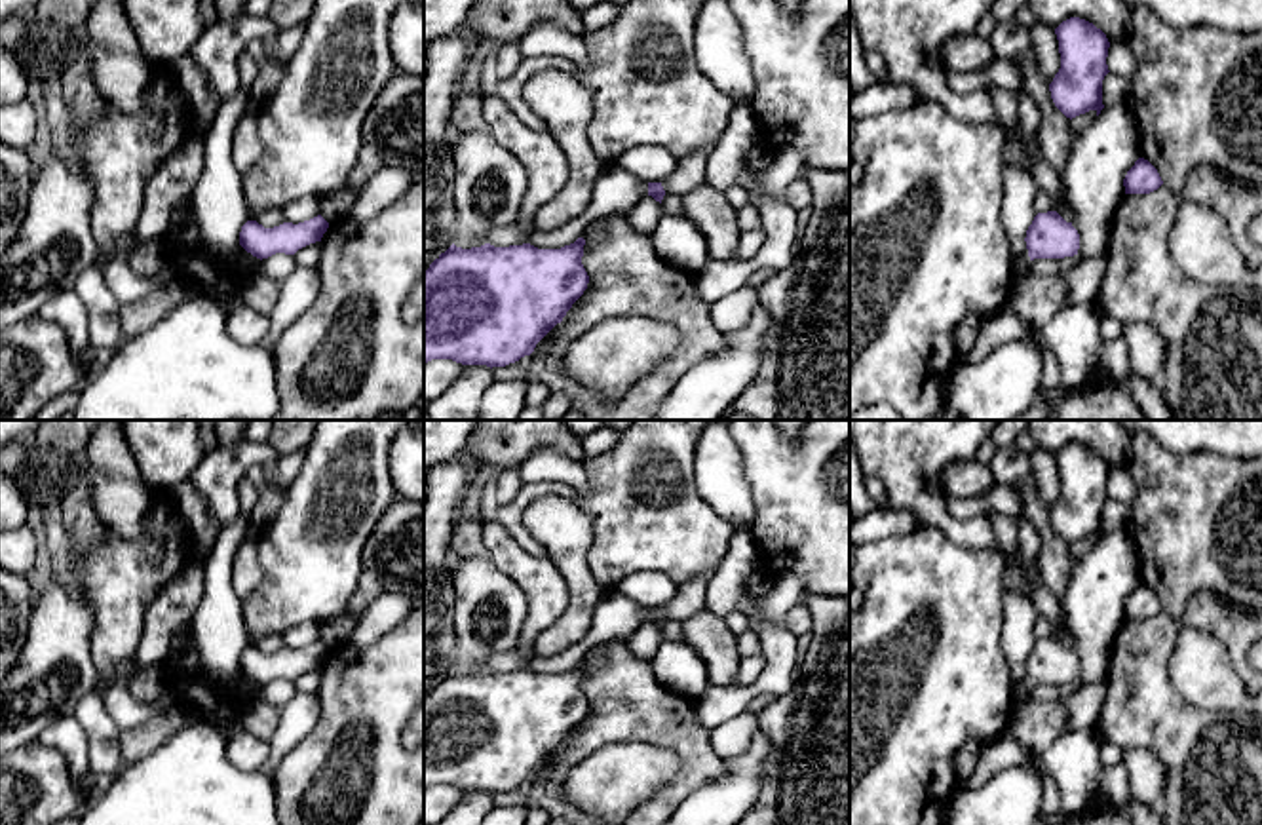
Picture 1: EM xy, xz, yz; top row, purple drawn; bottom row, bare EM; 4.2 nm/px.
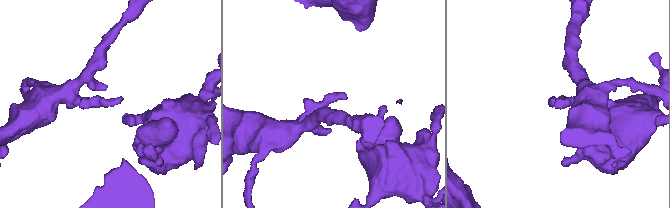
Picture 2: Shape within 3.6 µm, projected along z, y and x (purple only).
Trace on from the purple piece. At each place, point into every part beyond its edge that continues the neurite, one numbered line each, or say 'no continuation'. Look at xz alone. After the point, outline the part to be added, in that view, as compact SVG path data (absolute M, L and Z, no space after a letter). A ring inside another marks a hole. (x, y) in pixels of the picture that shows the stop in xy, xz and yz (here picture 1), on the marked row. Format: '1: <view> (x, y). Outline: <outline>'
no continuation

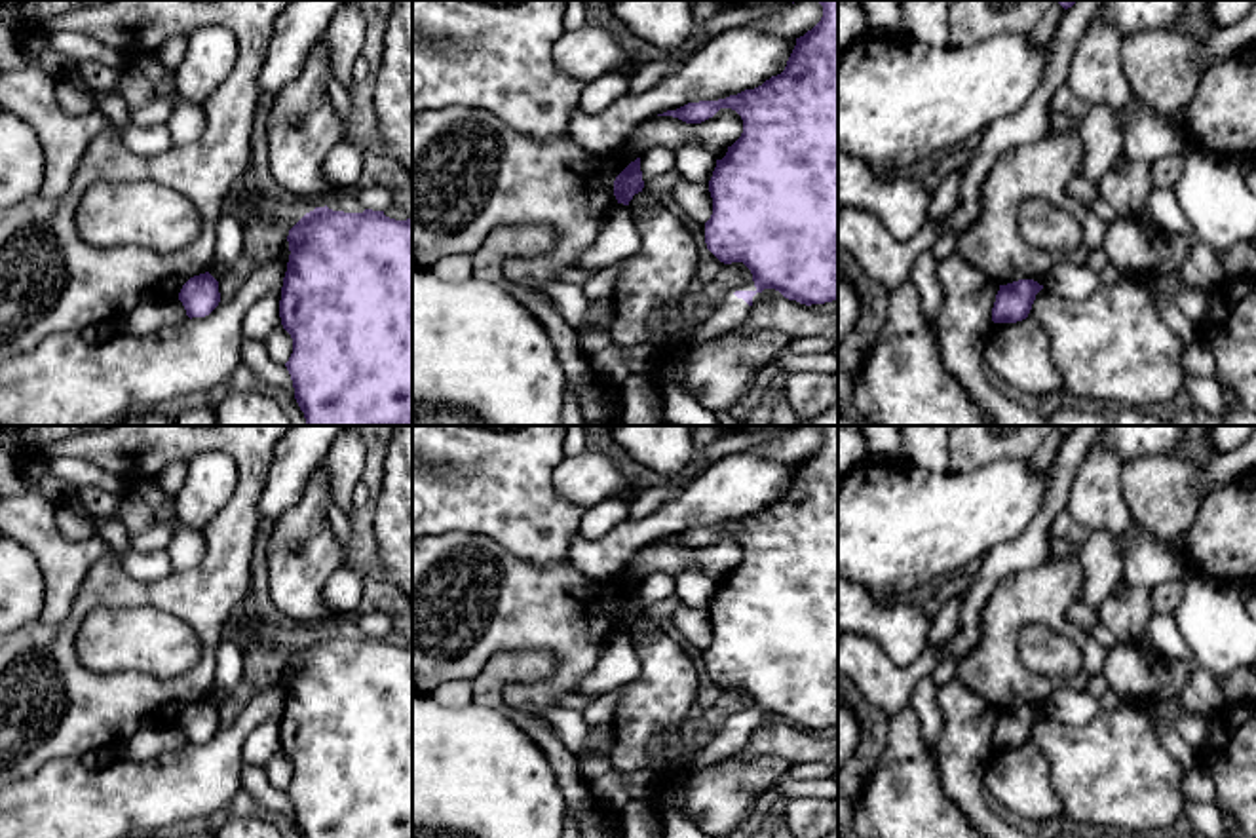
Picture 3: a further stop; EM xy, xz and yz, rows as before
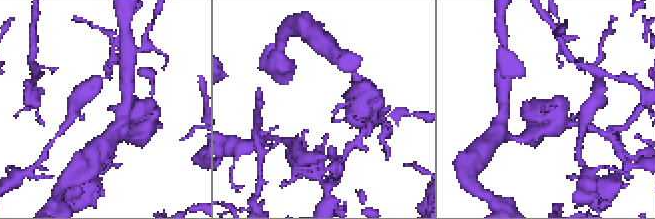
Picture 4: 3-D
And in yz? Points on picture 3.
no continuation

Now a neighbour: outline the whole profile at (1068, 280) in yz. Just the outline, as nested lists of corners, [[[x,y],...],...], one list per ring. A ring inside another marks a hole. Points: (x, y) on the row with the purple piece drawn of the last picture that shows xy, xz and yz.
[[[1072,262],[1058,264],[1043,281],[1045,291],[1056,293],[1070,300],[1087,300],[1100,289],[1100,285],[1100,274],[1089,266],[1077,266]]]

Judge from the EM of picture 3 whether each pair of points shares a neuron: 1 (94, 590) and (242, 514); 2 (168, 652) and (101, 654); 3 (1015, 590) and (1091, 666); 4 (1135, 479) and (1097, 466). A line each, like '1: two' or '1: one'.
1: one
2: one
3: one
4: two

